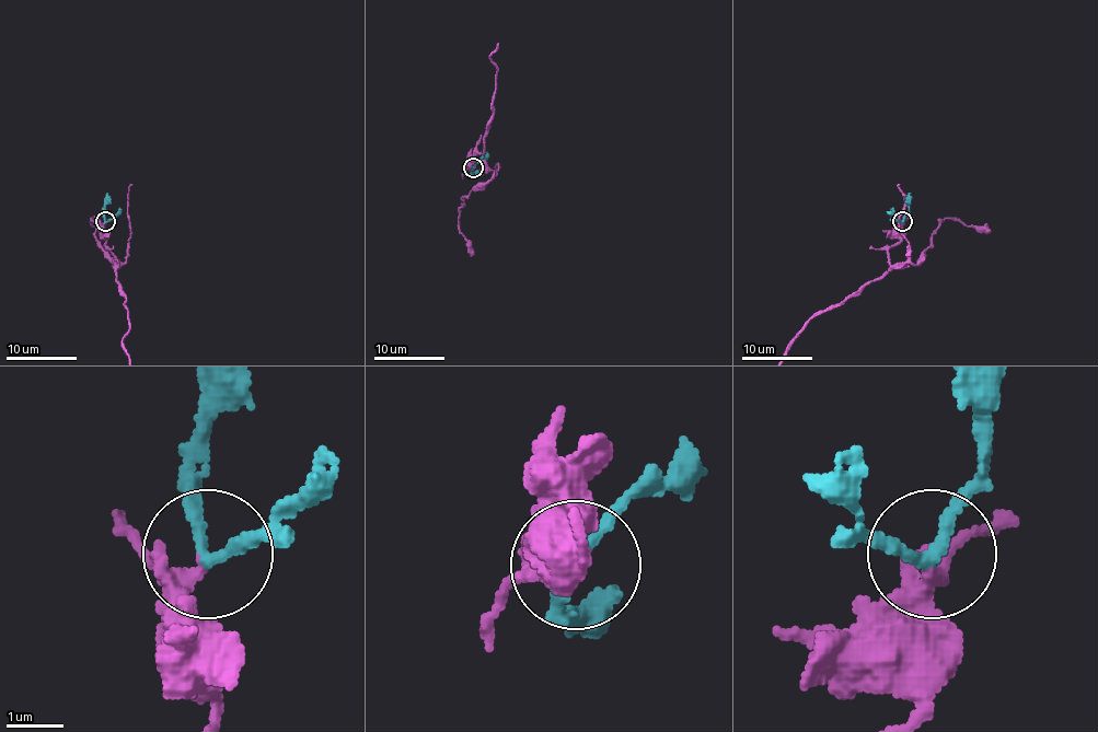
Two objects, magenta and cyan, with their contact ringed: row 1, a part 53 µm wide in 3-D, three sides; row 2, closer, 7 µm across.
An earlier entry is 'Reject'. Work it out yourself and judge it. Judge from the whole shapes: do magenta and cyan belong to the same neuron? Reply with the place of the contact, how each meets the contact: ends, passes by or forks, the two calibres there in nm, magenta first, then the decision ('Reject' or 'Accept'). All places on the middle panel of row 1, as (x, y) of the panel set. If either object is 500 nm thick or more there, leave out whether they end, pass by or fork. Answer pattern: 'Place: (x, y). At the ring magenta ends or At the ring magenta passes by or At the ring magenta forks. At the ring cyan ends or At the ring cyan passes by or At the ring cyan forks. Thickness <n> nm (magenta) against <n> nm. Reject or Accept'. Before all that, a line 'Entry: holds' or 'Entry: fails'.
Entry: fails
Place: (473, 167). At the ring magenta passes by. At the ring cyan passes by. Thickness 240 nm (magenta) against 190 nm. Accept

